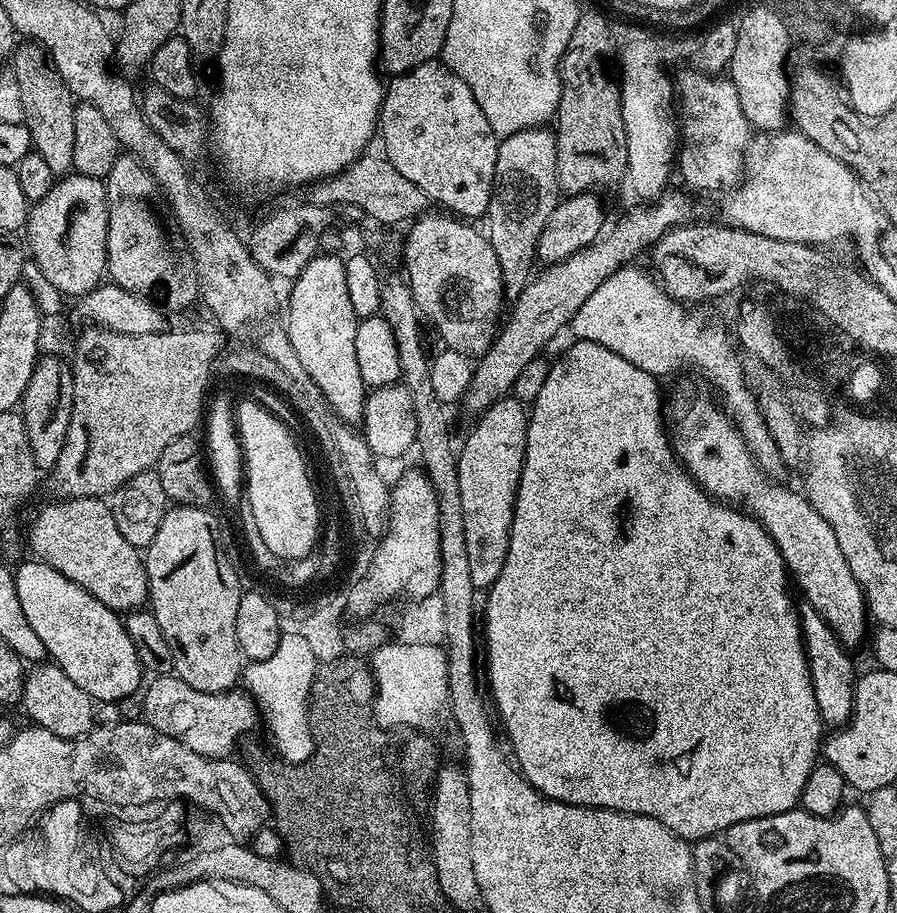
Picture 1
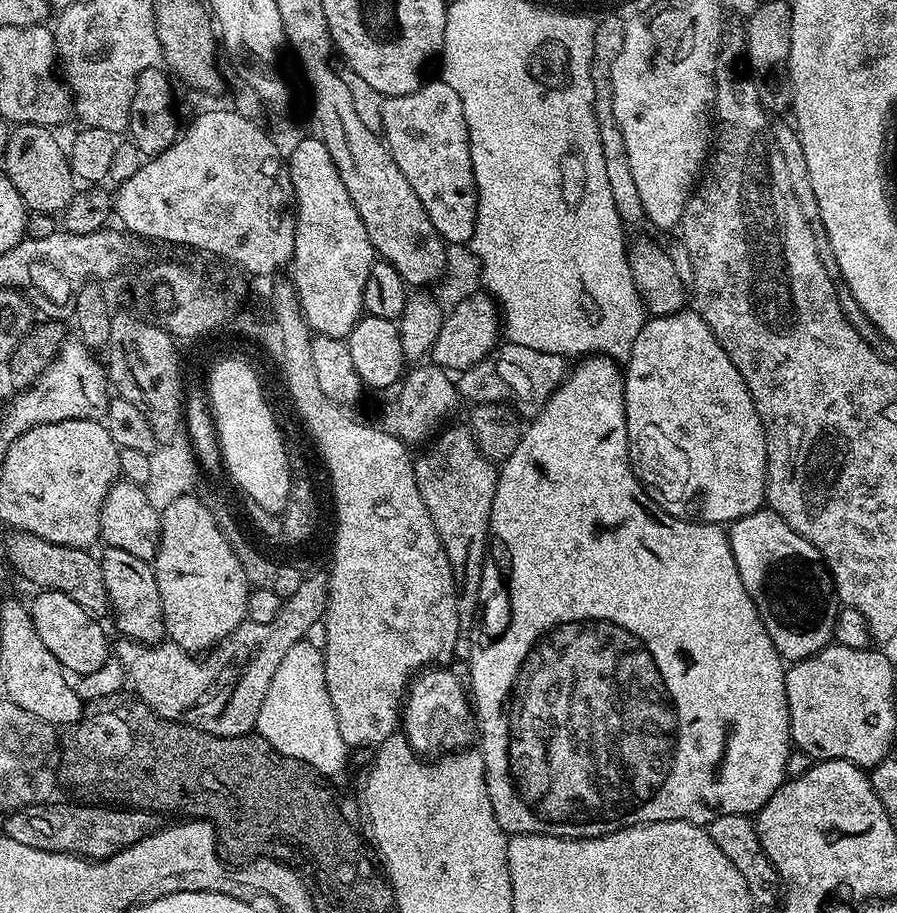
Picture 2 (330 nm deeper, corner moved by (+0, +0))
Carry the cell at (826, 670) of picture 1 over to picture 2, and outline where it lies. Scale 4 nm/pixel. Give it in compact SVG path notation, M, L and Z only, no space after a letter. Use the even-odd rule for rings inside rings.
M767 506L733 520L727 534L738 578L742 578L781 660L805 660L833 643L834 622L842 605L820 551Z

